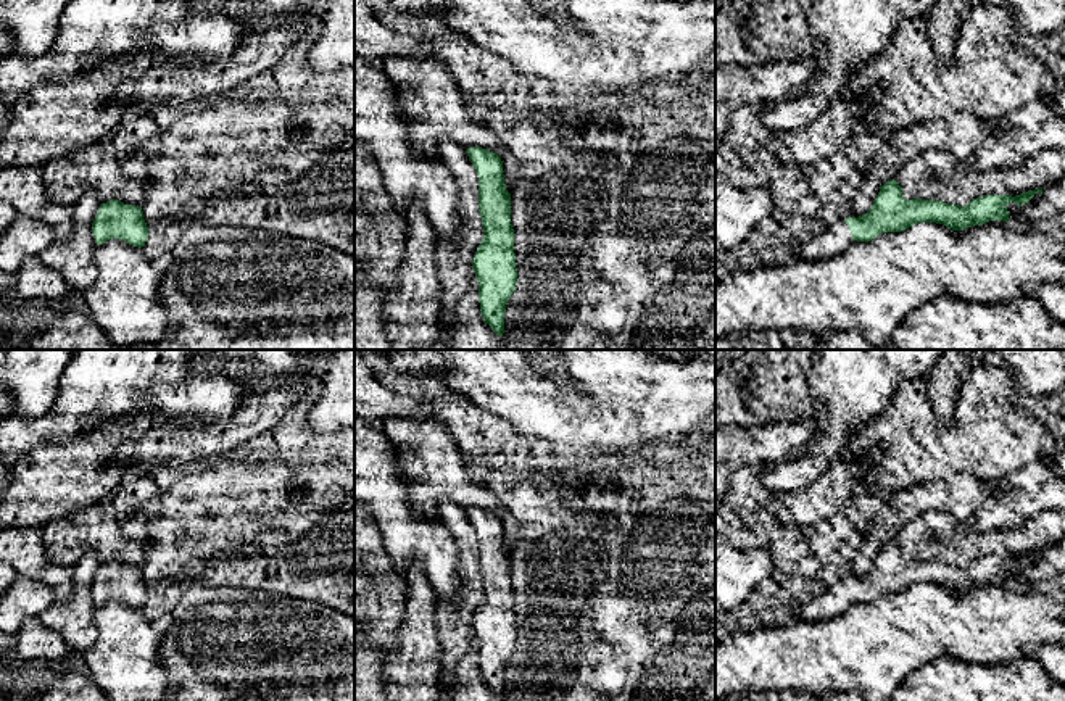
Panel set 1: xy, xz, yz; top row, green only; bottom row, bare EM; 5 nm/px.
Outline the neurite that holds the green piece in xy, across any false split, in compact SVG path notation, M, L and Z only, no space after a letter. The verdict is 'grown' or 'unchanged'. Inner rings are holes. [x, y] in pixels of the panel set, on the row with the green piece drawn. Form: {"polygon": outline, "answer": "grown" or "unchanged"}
{"polygon": "M119 200L102 203L92 222L97 245L119 239L142 248L148 239L148 227L140 206L124 205Z", "answer": "unchanged"}

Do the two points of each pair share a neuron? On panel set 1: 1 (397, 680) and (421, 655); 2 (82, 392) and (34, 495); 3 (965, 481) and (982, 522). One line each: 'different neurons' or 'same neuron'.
1: same neuron
2: different neurons
3: different neurons

